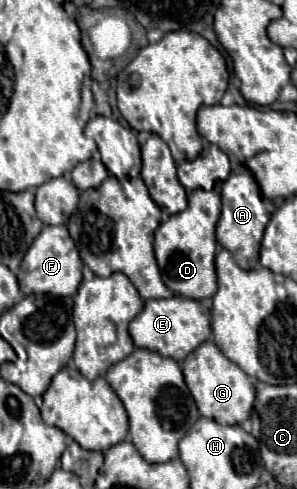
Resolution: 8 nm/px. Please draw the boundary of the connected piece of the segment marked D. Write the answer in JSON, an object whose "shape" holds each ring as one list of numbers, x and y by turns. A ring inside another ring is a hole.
{"shape":[[194,189,188,195,188,207,176,215,170,215,168,221,160,223,160,227,156,229,154,253,160,265,162,279,174,293,190,299,204,299,214,295,216,291,214,229,218,217,220,217,220,195,214,190]]}

